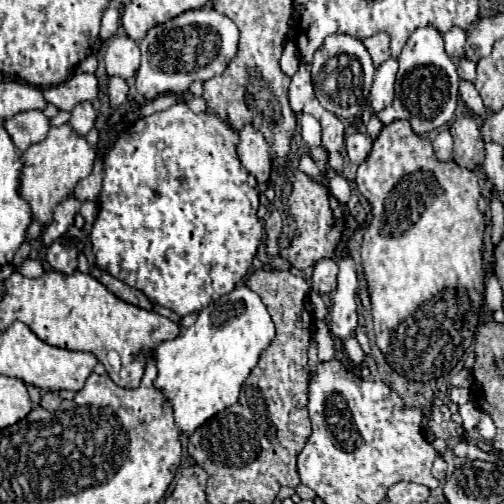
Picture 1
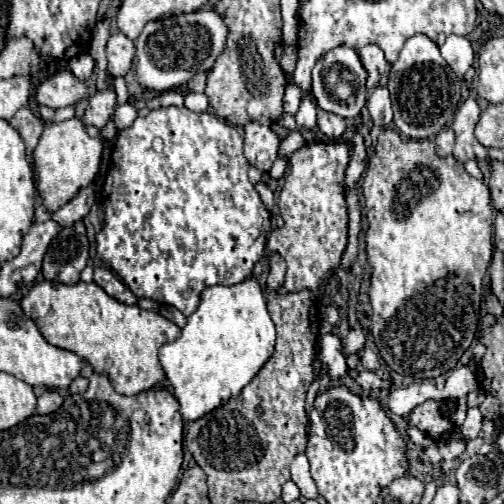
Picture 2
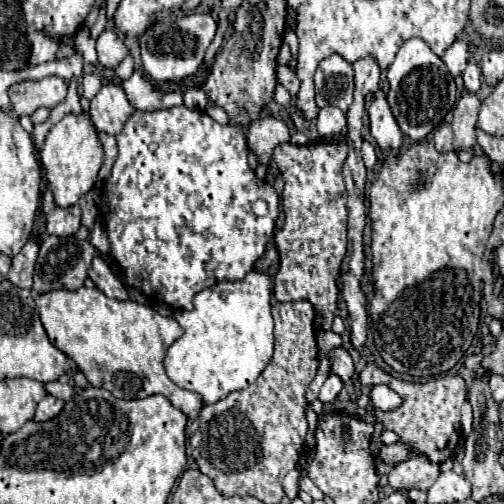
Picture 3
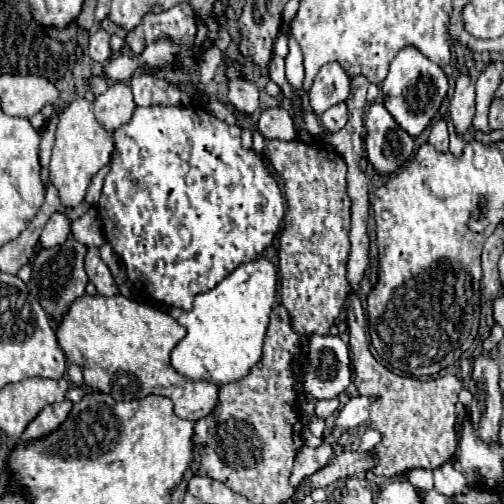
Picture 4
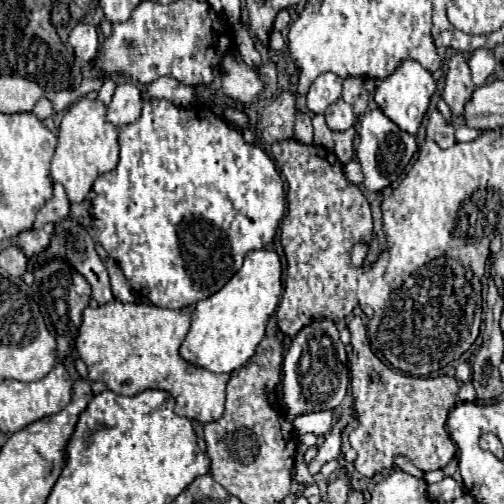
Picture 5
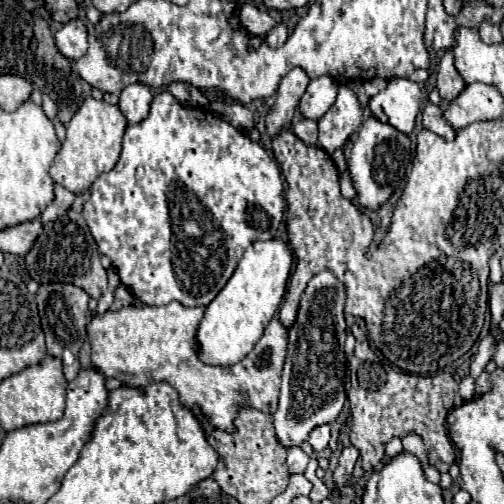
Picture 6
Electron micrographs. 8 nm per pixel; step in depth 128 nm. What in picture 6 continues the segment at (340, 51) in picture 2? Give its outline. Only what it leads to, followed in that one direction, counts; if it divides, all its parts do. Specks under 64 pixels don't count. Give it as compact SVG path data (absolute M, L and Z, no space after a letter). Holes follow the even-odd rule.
M320 76L310 80L306 92L300 98L300 112L308 120L320 120L326 110L334 104L338 84L330 76Z

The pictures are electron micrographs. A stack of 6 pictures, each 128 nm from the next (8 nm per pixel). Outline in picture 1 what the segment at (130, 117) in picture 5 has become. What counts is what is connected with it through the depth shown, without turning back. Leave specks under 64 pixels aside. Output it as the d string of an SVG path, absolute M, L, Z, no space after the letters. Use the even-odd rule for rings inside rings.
M92 102L78 104L78 106L72 110L70 124L72 124L72 128L74 128L74 132L76 132L78 136L86 136L86 134L94 128L94 122L96 122L96 110L94 110Z

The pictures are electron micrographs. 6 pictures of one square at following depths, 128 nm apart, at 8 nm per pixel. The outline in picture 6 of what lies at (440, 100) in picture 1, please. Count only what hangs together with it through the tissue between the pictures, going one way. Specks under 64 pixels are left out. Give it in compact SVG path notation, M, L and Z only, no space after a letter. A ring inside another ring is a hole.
M390 80L388 88L370 98L372 116L396 130L410 134L420 110L420 86L410 80Z

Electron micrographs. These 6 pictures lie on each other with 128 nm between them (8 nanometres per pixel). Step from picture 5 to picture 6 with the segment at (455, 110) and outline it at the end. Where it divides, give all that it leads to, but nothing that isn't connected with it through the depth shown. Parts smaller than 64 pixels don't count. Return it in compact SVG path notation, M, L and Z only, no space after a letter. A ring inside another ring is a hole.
M446 50L438 64L438 82L436 82L436 88L438 88L444 104L452 102L464 90L464 86L466 86L466 82L454 68L454 56L450 50Z

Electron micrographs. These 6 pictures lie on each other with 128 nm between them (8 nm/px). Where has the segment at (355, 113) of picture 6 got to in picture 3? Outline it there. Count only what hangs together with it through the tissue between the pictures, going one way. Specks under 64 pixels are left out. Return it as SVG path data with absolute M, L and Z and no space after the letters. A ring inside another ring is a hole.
M321 108L315 121L320 134L334 136L340 134L346 126L346 114L340 108Z

